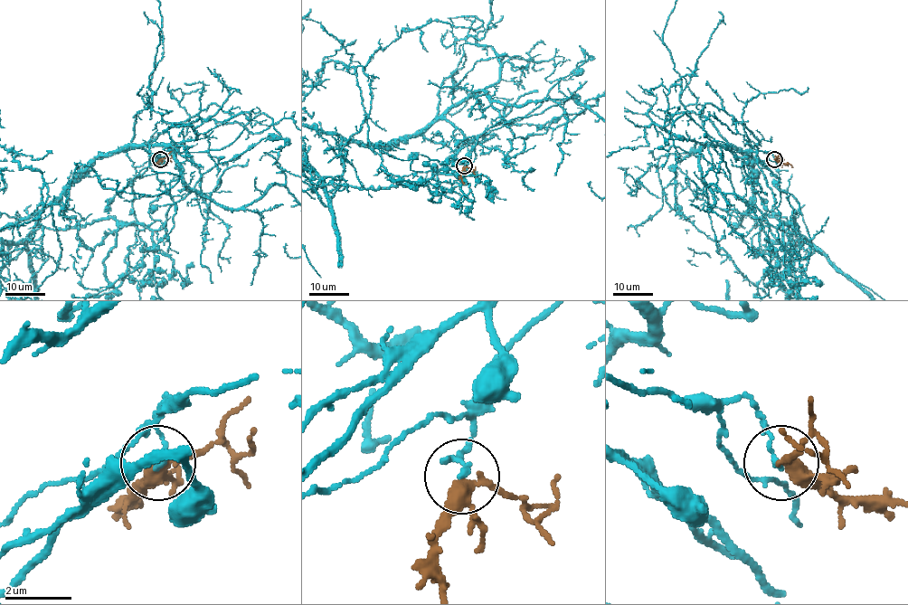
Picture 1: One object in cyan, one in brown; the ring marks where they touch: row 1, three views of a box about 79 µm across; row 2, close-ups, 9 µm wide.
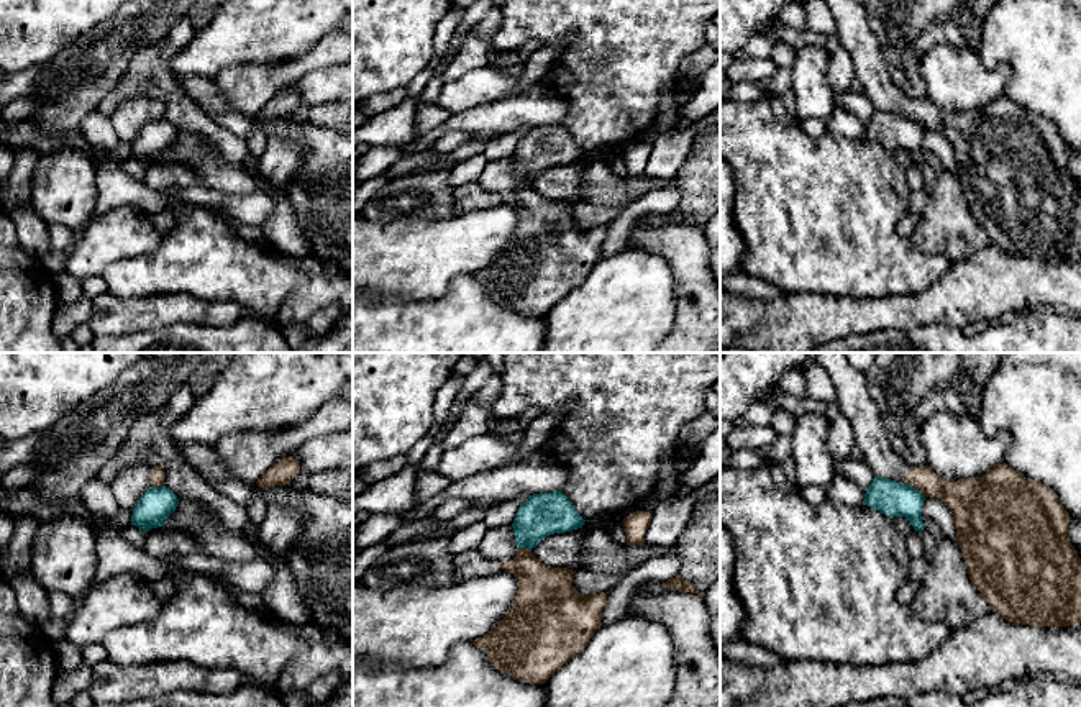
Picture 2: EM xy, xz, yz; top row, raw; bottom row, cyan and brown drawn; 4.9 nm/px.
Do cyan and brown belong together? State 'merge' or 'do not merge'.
do not merge

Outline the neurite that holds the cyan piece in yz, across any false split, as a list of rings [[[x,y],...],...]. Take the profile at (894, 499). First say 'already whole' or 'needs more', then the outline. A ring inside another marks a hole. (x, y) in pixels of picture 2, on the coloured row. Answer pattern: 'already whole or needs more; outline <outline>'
already whole; outline [[[874,476],[864,494],[864,505],[889,518],[905,517],[915,531],[925,528],[922,522],[924,500],[925,497],[919,489],[879,476]]]

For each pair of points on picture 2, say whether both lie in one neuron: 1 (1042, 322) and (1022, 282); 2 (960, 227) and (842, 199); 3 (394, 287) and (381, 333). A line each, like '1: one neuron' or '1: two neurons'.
1: two neurons
2: two neurons
3: two neurons

